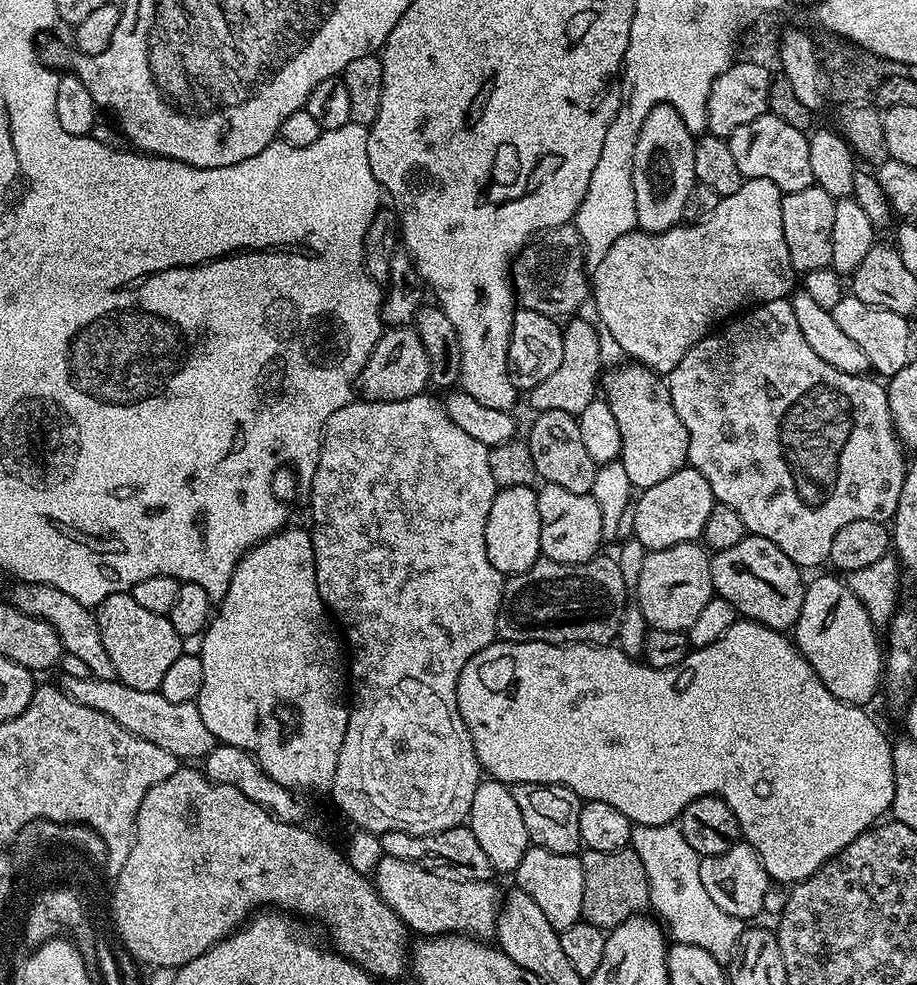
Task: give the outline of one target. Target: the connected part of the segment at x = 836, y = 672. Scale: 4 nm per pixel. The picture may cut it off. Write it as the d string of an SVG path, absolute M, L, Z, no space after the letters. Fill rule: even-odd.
M839 575L836 576L820 576L817 580L807 581L802 598L802 614L794 629L794 643L806 658L806 662L810 662L814 674L822 678L822 686L826 686L826 690L830 690L834 698L847 704L868 706L876 696L876 687L879 686L880 680L882 684L882 673L886 668L886 660L882 655L882 640L881 637L880 640L876 637L878 628L872 623L866 606L862 606L850 586Z

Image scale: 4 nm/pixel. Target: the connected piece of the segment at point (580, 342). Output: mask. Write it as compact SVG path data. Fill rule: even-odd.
M572 318L562 328L562 362L558 362L558 370L554 370L554 374L550 374L546 382L538 382L538 386L531 388L527 393L528 400L536 407L537 413L566 410L566 414L578 418L582 410L586 410L586 406L590 406L590 402L597 399L601 376L598 327L593 321Z

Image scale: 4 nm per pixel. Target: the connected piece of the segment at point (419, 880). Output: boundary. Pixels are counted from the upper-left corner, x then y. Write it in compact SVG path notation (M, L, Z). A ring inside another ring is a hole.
M386 855L380 857L374 883L380 897L413 933L421 932L421 937L467 934L473 938L488 938L495 933L496 917L500 915L502 903L502 892L495 888L495 883L460 880L443 871L432 871L413 860Z

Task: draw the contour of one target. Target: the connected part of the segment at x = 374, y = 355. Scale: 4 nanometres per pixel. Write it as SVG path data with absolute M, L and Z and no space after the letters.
M389 327L374 346L370 358L366 358L366 366L362 366L358 392L366 400L378 402L405 400L411 396L421 395L427 389L424 387L429 387L431 375L432 367L415 327Z

